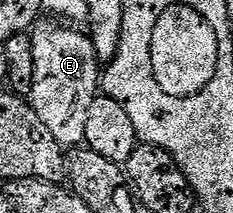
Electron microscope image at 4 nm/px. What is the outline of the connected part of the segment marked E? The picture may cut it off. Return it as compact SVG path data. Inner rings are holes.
M32 31L33 84L29 103L42 124L63 148L75 148L85 142L91 104L101 88L101 63L94 42L84 31Z

